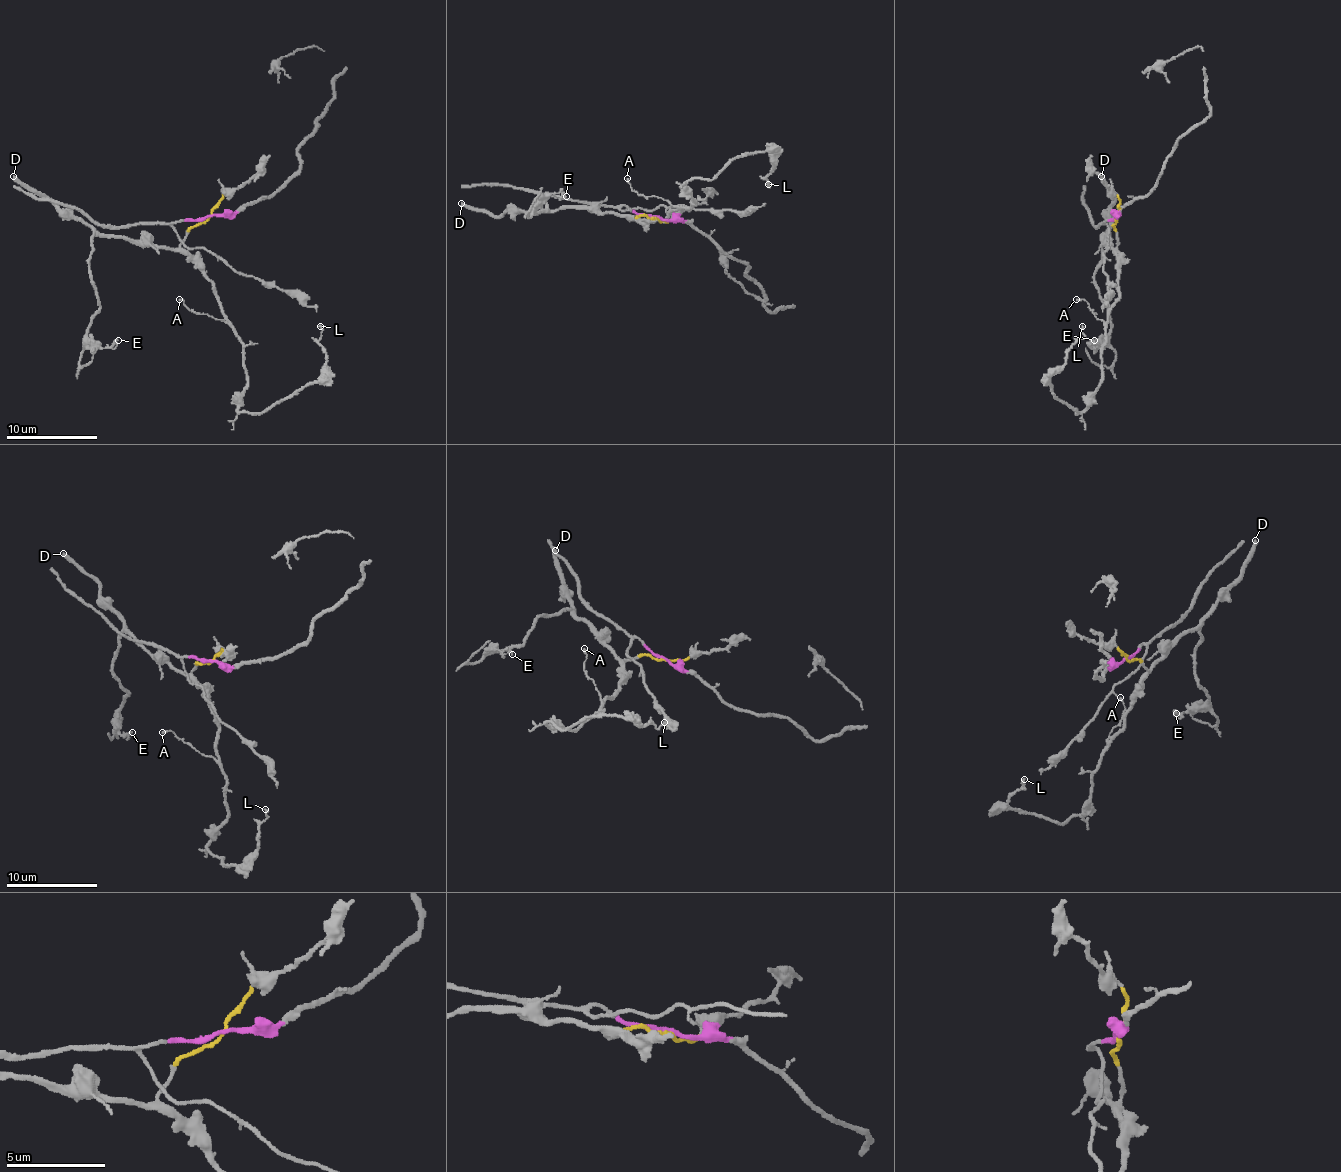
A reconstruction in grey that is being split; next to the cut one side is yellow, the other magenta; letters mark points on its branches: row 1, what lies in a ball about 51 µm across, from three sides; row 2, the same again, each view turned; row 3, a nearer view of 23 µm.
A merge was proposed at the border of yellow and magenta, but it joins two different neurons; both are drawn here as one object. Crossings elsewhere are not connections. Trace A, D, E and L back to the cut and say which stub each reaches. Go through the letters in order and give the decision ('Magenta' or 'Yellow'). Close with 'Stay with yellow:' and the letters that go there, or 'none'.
A: Yellow
D: Yellow
E: Yellow
L: Yellow
Stay with yellow: A, D, E, L

